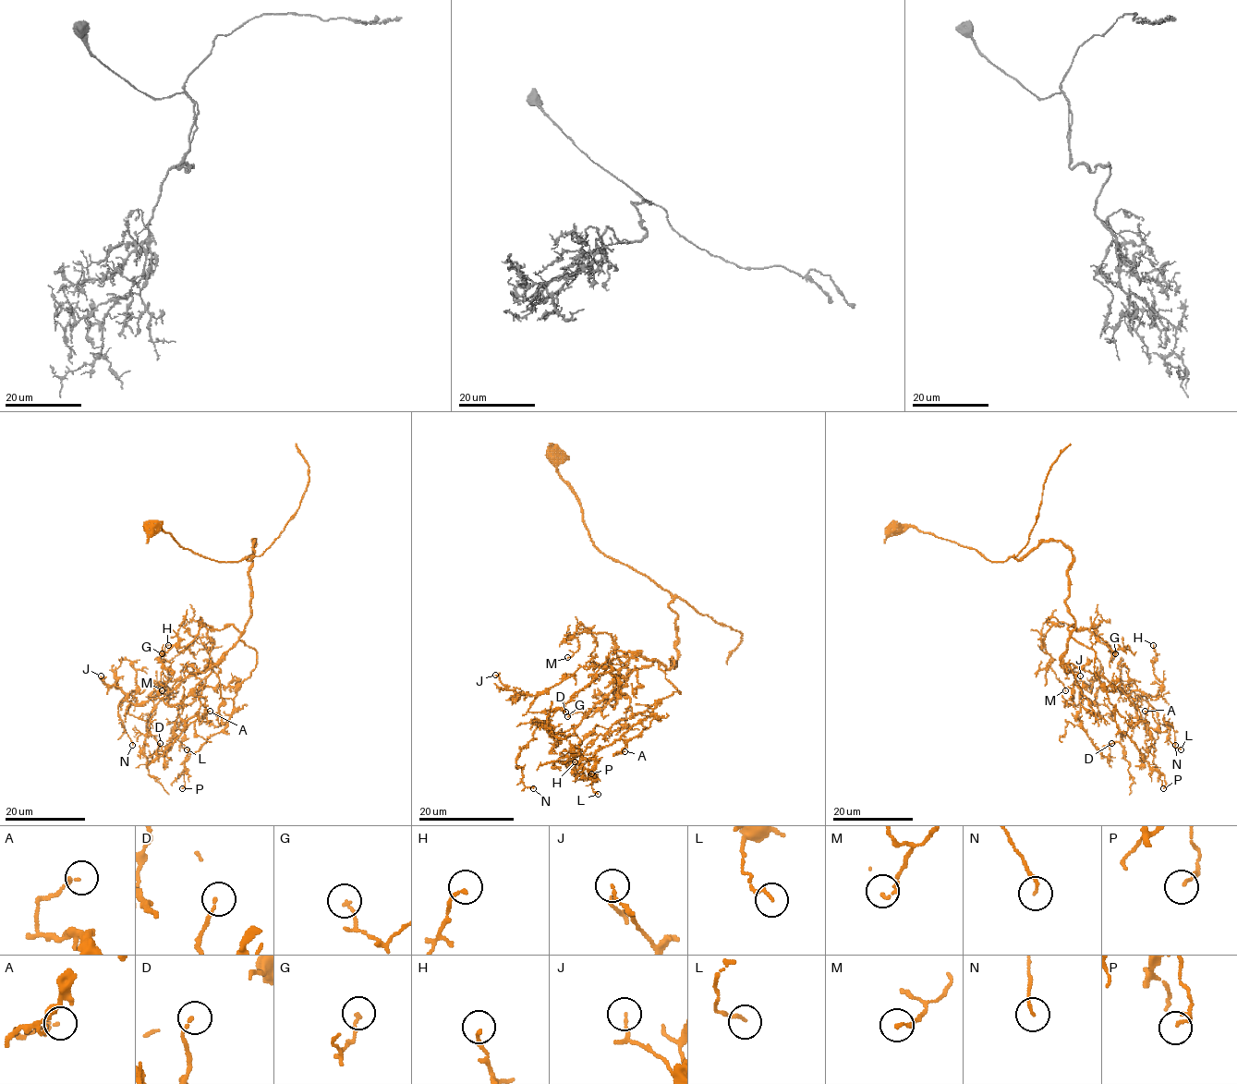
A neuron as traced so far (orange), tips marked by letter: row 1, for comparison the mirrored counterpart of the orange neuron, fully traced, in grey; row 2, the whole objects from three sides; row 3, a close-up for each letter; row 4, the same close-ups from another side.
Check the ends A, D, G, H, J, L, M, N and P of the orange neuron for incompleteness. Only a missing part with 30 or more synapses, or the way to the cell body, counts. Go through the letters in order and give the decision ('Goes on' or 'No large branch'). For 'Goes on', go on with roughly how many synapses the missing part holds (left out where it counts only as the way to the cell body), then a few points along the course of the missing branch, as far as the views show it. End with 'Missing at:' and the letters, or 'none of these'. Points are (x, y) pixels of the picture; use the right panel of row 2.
A: No large branch
D: No large branch
G: No large branch
H: No large branch
J: No large branch
L: No large branch
M: No large branch
N: No large branch
P: No large branch
Missing at: none of these

